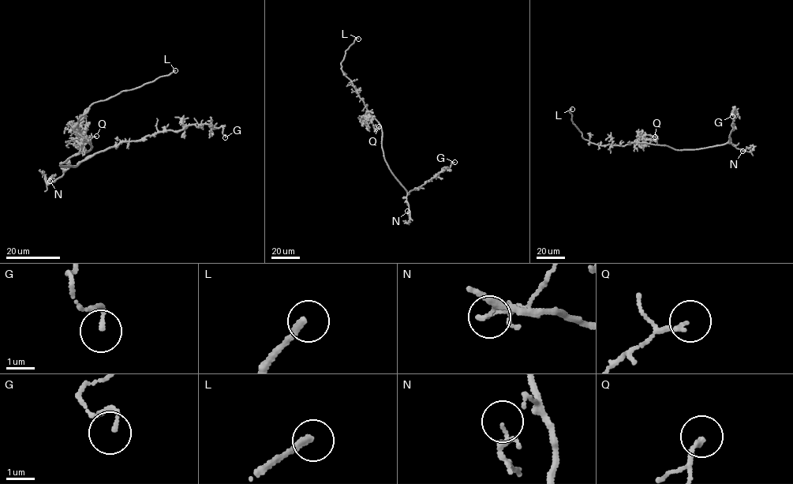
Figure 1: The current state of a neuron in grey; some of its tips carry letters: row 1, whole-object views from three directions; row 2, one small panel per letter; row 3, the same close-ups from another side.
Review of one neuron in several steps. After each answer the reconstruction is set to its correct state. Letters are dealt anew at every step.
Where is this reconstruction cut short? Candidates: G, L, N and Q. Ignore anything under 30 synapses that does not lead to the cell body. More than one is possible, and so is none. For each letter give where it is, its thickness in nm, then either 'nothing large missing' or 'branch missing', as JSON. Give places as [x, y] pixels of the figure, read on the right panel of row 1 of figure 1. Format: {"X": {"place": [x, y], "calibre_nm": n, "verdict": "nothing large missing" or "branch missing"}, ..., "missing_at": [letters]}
{"G": {"place": [732, 116], "calibre_nm": 110, "verdict": "nothing large missing"}, "L": {"place": [572, 109], "calibre_nm": 200, "verdict": "branch missing"}, "N": {"place": [742, 151], "calibre_nm": 100, "verdict": "nothing large missing"}, "Q": {"place": [655, 136], "calibre_nm": 150, "verdict": "nothing large missing"}, "missing_at": ["L"]}

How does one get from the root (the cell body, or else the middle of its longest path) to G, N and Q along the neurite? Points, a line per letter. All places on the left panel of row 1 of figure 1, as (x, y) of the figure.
G: (71, 157), (59, 166), (76, 166), (122, 142), (192, 124), (222, 126), (225, 137)
N: (71, 157), (59, 166), (76, 167), (71, 166), (48, 183), (52, 175), (50, 181)
Q: (71, 157), (92, 148), (89, 142), (77, 134), (84, 137), (84, 142), (96, 136)

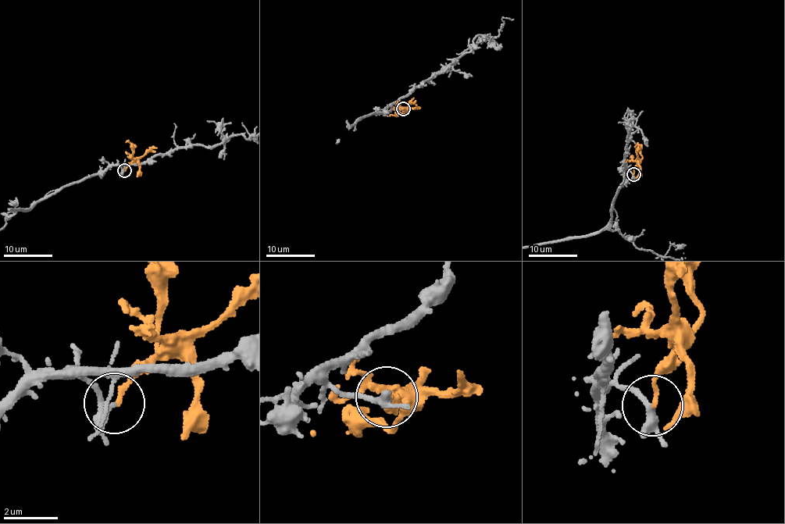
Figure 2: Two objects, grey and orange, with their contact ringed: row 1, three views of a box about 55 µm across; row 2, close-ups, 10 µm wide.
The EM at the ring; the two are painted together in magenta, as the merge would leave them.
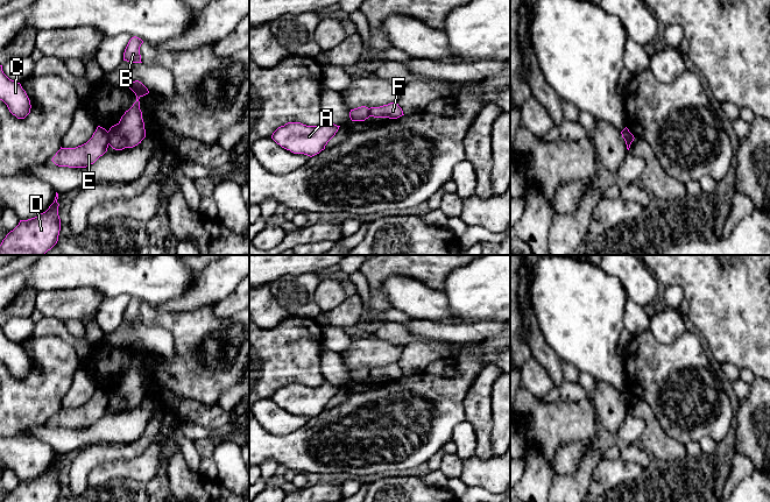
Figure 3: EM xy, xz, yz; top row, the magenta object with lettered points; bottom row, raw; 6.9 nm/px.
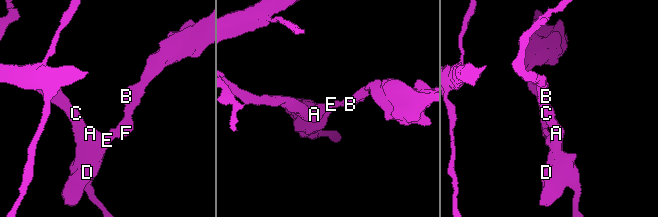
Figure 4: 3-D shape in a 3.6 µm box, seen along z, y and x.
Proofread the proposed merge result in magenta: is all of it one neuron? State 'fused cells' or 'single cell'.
fused cells

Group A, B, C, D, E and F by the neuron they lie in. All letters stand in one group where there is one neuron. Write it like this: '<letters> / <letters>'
A C D E / B F

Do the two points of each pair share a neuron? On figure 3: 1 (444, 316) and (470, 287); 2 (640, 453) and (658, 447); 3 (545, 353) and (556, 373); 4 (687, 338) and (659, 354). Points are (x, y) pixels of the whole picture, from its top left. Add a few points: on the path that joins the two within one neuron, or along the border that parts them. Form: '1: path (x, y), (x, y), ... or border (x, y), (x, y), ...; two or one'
1: border (443, 291), (451, 313), (459, 322); two
2: border (641, 447), (650, 457); two
3: path (546, 358), (553, 368); one
4: path (680, 345), (671, 354), (666, 354); one

